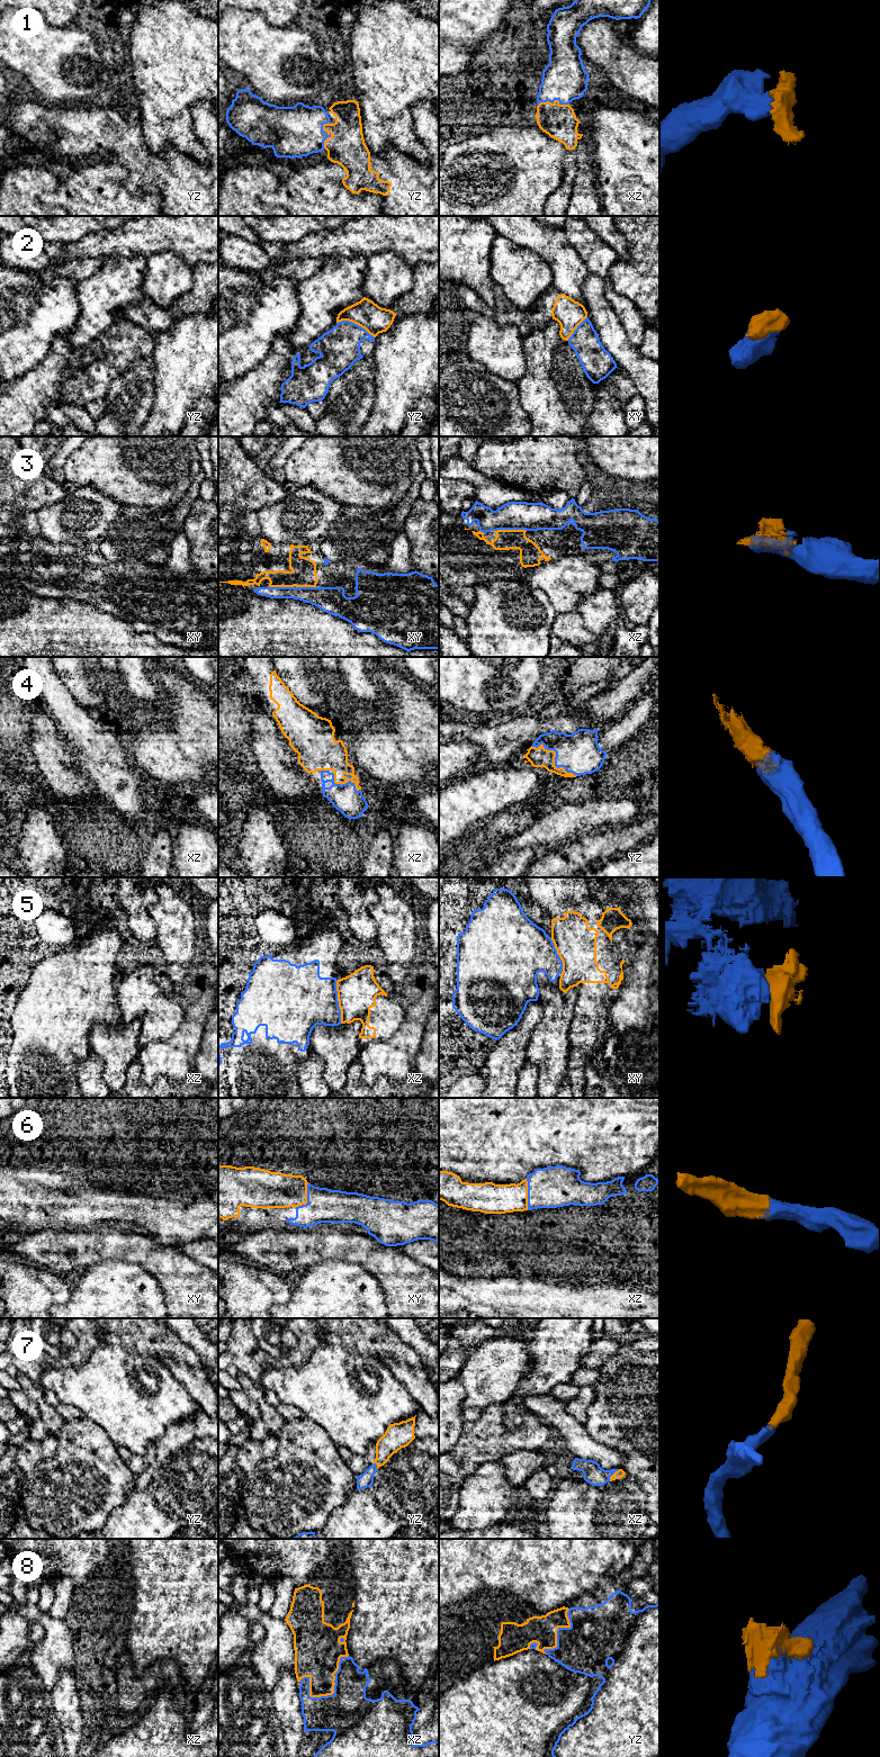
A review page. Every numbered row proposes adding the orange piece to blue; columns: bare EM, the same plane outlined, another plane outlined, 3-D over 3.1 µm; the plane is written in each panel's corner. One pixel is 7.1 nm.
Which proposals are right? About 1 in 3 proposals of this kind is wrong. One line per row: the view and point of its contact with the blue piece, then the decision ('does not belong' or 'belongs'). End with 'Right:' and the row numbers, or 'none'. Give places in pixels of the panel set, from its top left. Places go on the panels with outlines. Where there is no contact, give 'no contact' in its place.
1: contact yz (326, 134); belongs
2: contact yz (356, 324); does not belong
3: contact xy (292, 587); belongs
4: contact xz (343, 784); belongs
5: contact xz (338, 1001); does not belong
6: contact xz (528, 1194); belongs
7: contact xz (612, 1474); belongs
8: contact xz (334, 1682); does not belong
Right: 1, 3, 4, 6, 7

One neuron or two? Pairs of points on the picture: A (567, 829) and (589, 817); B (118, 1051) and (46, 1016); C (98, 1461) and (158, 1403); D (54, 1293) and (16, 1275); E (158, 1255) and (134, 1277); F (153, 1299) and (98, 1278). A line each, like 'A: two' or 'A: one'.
A: one
B: two
C: two
D: one
E: two
F: one

